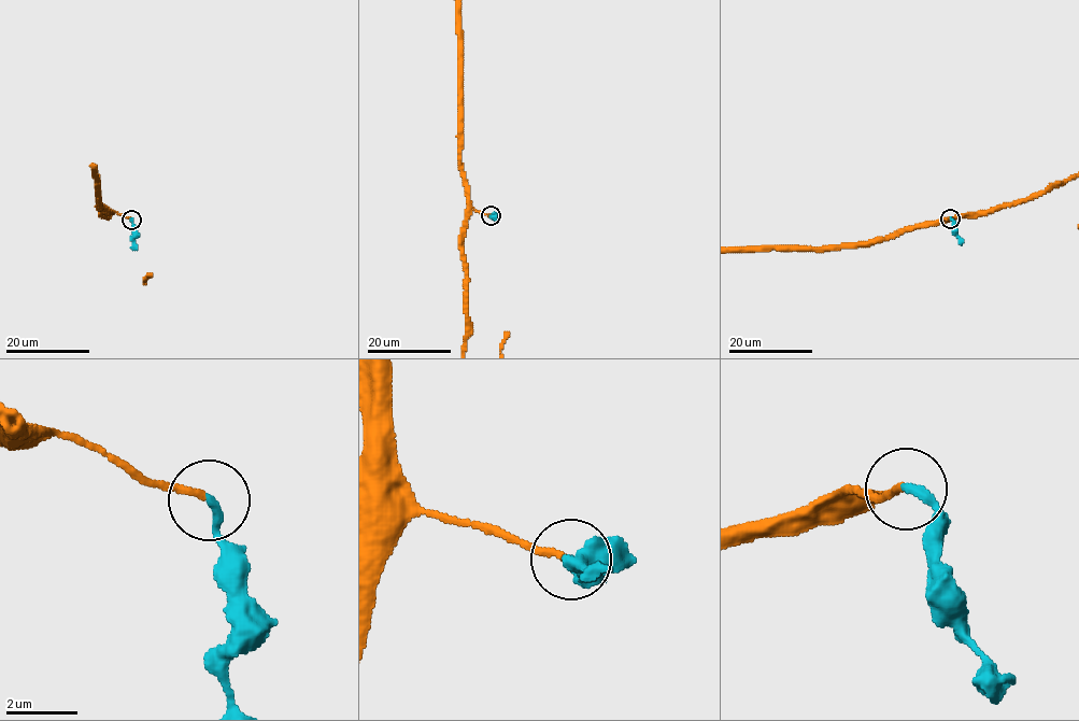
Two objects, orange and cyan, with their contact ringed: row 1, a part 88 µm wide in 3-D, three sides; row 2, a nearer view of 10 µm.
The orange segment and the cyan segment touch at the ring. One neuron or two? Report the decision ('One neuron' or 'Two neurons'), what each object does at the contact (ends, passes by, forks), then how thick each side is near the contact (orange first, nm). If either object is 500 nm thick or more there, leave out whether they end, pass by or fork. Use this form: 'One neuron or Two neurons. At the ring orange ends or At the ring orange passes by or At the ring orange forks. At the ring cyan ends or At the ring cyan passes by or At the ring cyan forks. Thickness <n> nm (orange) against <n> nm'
One neuron. At the ring orange ends. At the ring cyan ends. Thickness 190 nm (orange) against 280 nm

